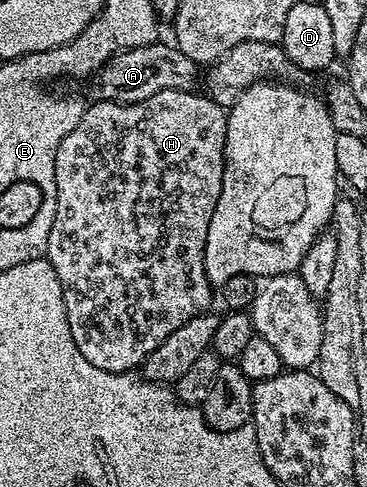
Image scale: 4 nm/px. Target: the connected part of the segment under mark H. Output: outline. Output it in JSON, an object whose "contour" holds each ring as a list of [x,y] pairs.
{"contour":[[[194,90],[156,92],[156,96],[148,96],[148,100],[143,102],[94,100],[91,103],[91,106],[89,103],[83,109],[80,124],[76,124],[76,128],[72,128],[72,132],[60,140],[60,148],[56,148],[56,214],[44,258],[52,268],[56,268],[56,276],[62,285],[68,328],[84,360],[88,360],[88,364],[96,364],[96,368],[104,368],[104,372],[124,374],[137,371],[147,356],[160,348],[160,344],[164,344],[172,332],[176,332],[176,328],[211,309],[212,287],[204,266],[204,248],[208,240],[208,224],[212,220],[216,200],[220,200],[220,188],[224,180],[227,111],[206,97],[205,93]]]}

